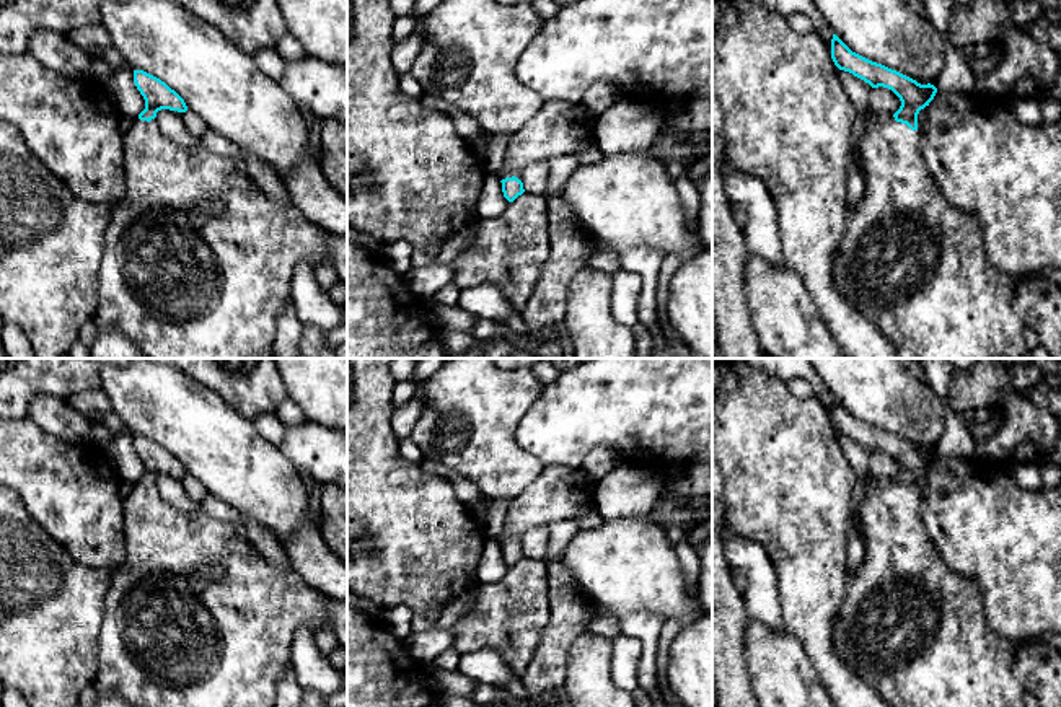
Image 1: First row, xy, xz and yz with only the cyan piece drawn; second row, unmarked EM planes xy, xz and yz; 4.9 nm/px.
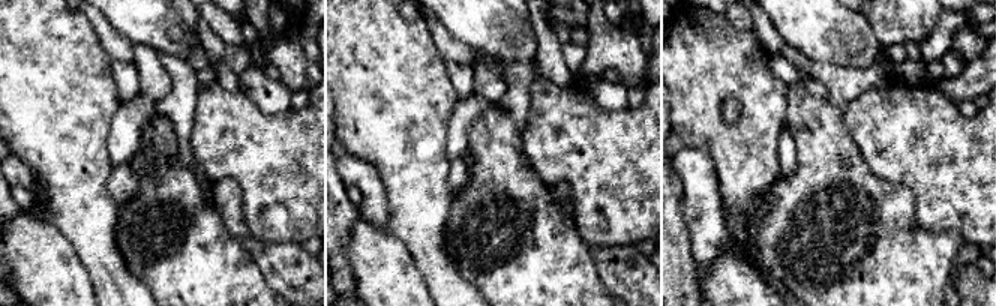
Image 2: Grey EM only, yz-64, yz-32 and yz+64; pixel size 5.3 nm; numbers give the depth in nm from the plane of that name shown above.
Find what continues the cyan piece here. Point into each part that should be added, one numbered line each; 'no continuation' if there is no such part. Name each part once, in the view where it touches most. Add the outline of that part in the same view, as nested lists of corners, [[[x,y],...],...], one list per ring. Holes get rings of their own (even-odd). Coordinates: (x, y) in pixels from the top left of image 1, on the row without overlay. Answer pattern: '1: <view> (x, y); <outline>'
1: yz (915, 631); [[[865,474],[859,479],[869,485],[867,495],[859,507],[861,538],[864,539],[864,559],[861,565],[847,573],[846,596],[834,617],[833,642],[839,656],[885,700],[888,707],[1025,707],[1024,689],[1015,676],[1014,663],[1024,640],[1007,639],[994,632],[984,614],[983,586],[975,577],[965,577],[945,565],[932,546],[919,516],[919,495],[896,487],[892,479],[878,479]]]

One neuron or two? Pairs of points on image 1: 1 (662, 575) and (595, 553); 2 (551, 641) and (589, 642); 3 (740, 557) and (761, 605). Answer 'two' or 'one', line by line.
1: one
2: two
3: one

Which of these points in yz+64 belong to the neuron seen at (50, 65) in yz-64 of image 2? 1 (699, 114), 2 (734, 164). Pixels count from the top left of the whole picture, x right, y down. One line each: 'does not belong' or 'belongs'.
1: belongs
2: belongs

